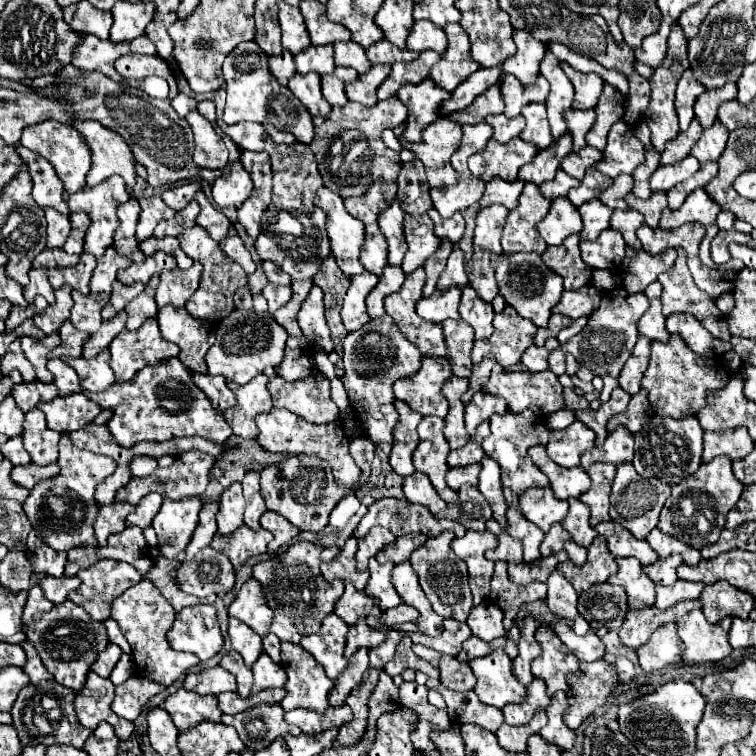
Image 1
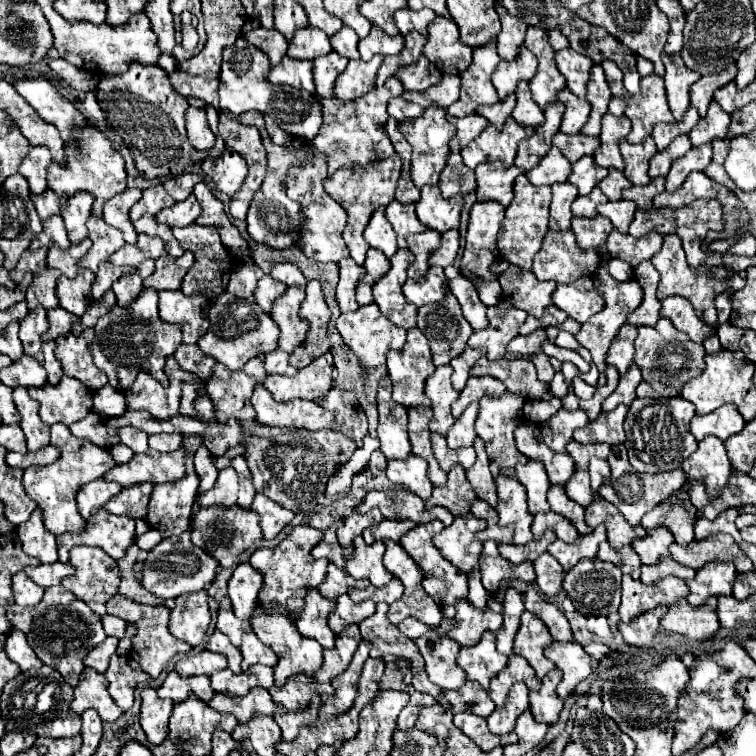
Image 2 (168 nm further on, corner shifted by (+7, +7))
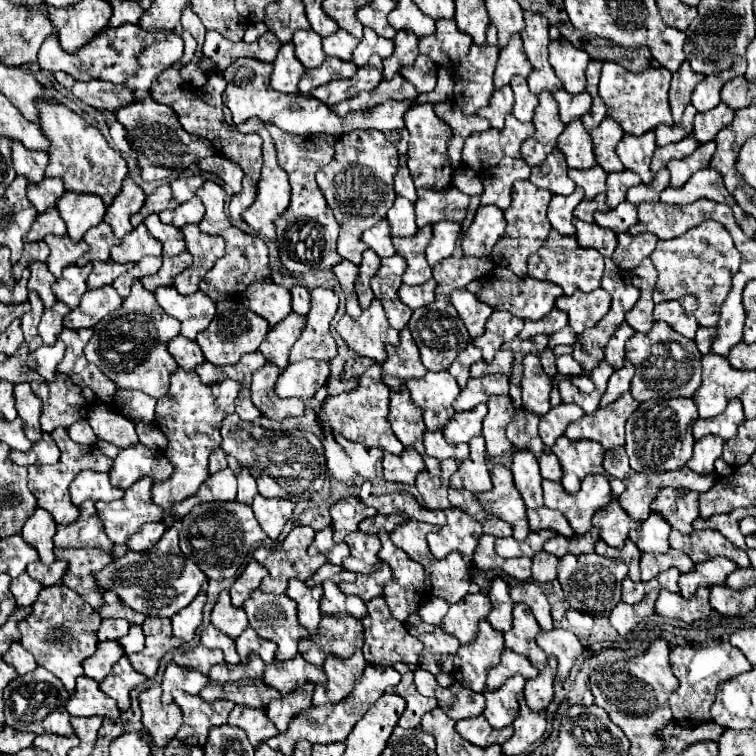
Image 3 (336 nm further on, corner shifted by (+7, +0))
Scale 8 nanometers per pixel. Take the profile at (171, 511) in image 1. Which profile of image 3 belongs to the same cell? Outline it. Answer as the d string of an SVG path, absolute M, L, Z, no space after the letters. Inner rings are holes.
M178 371L172 373L168 395L160 397L156 405L156 419L154 425L166 435L168 447L164 449L166 459L174 465L172 477L164 483L154 483L152 499L156 505L164 509L164 525L172 527L170 509L174 503L194 495L198 487L210 477L208 473L208 457L212 449L222 443L220 427L222 421L234 413L234 399L238 395L238 383L232 379L224 379L220 385L204 385L200 377L192 371Z

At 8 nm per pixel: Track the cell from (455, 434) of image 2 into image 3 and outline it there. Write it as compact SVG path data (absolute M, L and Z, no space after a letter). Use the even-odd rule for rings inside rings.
M486 403L472 407L472 411L454 413L454 417L444 425L444 439L448 443L468 443L472 437L482 433L482 419L486 415Z

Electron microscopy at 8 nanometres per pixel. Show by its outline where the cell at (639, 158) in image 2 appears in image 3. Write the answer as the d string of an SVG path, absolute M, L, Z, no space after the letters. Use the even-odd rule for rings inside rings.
M648 131L640 137L624 135L624 139L616 147L616 153L626 169L638 173L642 177L642 183L650 183L654 179L650 171L650 159L654 149L656 149L654 131Z

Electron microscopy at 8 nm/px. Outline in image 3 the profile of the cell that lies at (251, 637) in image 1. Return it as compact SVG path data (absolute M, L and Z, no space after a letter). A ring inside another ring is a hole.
M228 591L220 593L220 599L212 609L212 625L218 627L220 631L224 631L226 635L230 635L232 639L236 639L248 627L248 619L246 619L244 609L232 607Z

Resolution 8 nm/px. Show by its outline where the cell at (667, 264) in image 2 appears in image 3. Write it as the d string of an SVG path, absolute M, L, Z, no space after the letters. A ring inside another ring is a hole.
M708 219L680 237L674 237L670 241L658 241L650 259L658 271L658 283L652 293L654 303L680 299L684 295L694 295L698 297L698 309L696 309L698 325L716 327L720 317L720 305L730 291L732 275L740 267L740 255L728 231L720 227L717 221Z

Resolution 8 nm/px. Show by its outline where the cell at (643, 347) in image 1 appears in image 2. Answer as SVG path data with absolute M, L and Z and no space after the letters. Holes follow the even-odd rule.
M624 324L618 332L618 336L614 338L608 356L606 356L606 364L614 366L620 374L628 372L628 368L634 362L634 338L636 338L636 326Z

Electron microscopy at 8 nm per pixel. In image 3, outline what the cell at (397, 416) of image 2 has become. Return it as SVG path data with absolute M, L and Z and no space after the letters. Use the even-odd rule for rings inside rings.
M374 363L372 367L368 367L362 373L356 389L330 397L322 403L322 413L318 415L318 421L324 429L334 429L336 433L344 435L348 441L358 441L358 443L364 443L366 447L378 447L378 449L386 449L394 455L400 455L404 445L396 439L396 435L388 427L388 419L386 419L388 399L390 399L390 391L388 391L386 383L382 381L382 367L380 367L380 363Z

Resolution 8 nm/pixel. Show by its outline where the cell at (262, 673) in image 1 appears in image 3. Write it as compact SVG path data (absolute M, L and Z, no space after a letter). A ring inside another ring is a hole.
M246 627L242 631L242 635L236 639L236 651L238 651L242 661L246 661L250 653L260 655L262 661L272 661L274 651L276 651L276 643L272 643L270 639L260 637L252 627Z

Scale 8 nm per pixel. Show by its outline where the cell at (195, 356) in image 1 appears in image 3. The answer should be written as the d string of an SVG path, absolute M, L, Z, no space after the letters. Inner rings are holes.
M172 285L172 287L160 287L160 291L156 291L154 295L160 307L170 317L182 323L180 333L186 335L188 339L196 339L196 335L204 331L204 327L208 327L208 323L216 313L214 301L202 291L196 291L192 295L180 295Z

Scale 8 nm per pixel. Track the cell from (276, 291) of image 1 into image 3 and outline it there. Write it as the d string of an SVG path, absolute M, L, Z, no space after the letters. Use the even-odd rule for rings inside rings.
M256 281L242 293L242 303L250 311L258 313L268 321L270 327L278 325L292 309L290 309L290 291L272 283L272 281Z

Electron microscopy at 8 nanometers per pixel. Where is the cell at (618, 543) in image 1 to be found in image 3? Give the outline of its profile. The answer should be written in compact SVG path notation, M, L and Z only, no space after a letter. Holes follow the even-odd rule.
M610 501L604 509L596 511L596 515L592 517L592 525L600 531L600 539L604 539L610 547L622 547L628 531L632 527L638 527L638 523L628 517L618 501Z

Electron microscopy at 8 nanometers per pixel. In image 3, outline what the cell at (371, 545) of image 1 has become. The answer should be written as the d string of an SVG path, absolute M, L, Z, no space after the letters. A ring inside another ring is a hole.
M348 497L342 501L336 501L330 507L330 517L332 517L332 529L334 529L334 539L340 543L344 537L352 531L358 529L358 523L366 517L376 515L376 511L368 505L364 505L358 497Z

